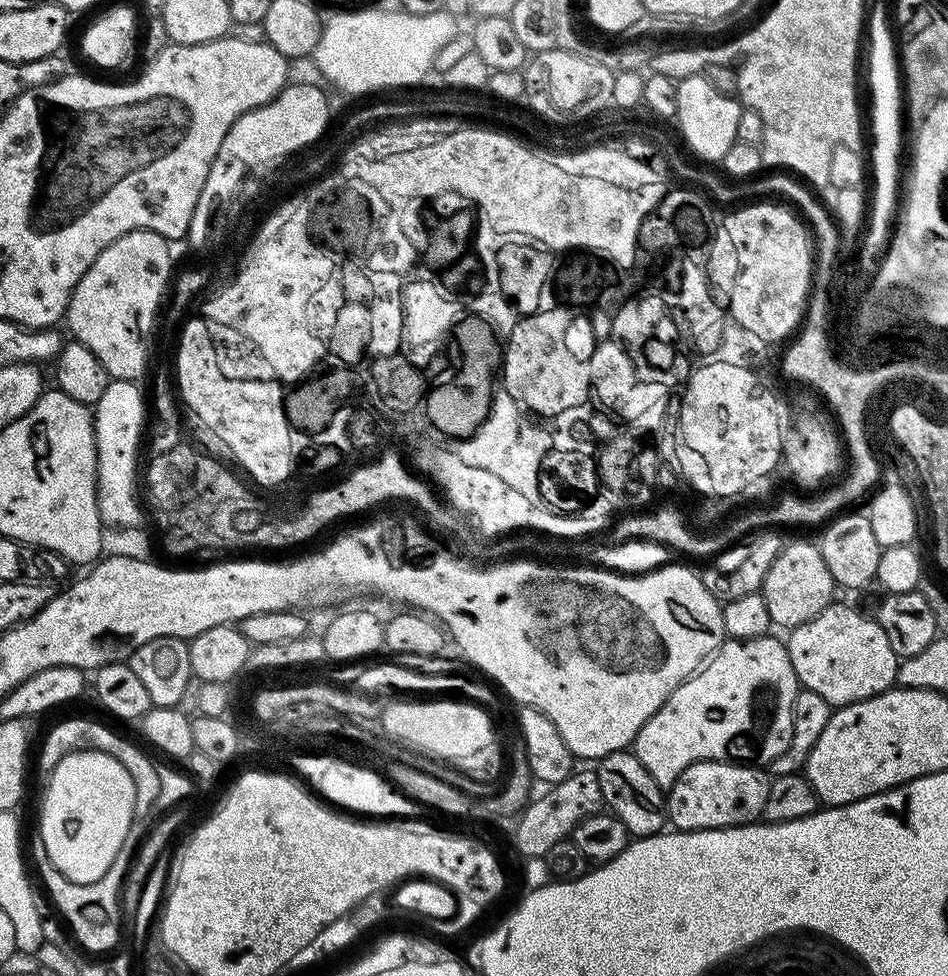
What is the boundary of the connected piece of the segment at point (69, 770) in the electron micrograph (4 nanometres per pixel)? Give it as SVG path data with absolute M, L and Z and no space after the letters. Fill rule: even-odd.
M73 750L61 756L51 769L48 789L44 792L44 805L40 808L40 841L50 862L70 882L89 884L98 882L111 873L112 863L122 850L123 842L130 829L134 827L135 788L126 766L114 757L99 751Z

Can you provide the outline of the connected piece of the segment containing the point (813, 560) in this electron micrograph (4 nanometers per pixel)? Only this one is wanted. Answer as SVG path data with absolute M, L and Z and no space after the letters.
M796 540L793 544L785 543L781 547L778 558L766 574L762 591L773 625L777 629L791 630L810 622L833 603L832 588L834 581L819 547L815 543Z

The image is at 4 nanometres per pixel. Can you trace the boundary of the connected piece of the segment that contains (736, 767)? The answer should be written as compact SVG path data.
M700 760L682 770L682 774L674 781L672 787L667 789L668 824L678 832L741 828L743 824L755 824L764 815L769 779L769 773L760 766L737 764L727 760Z

